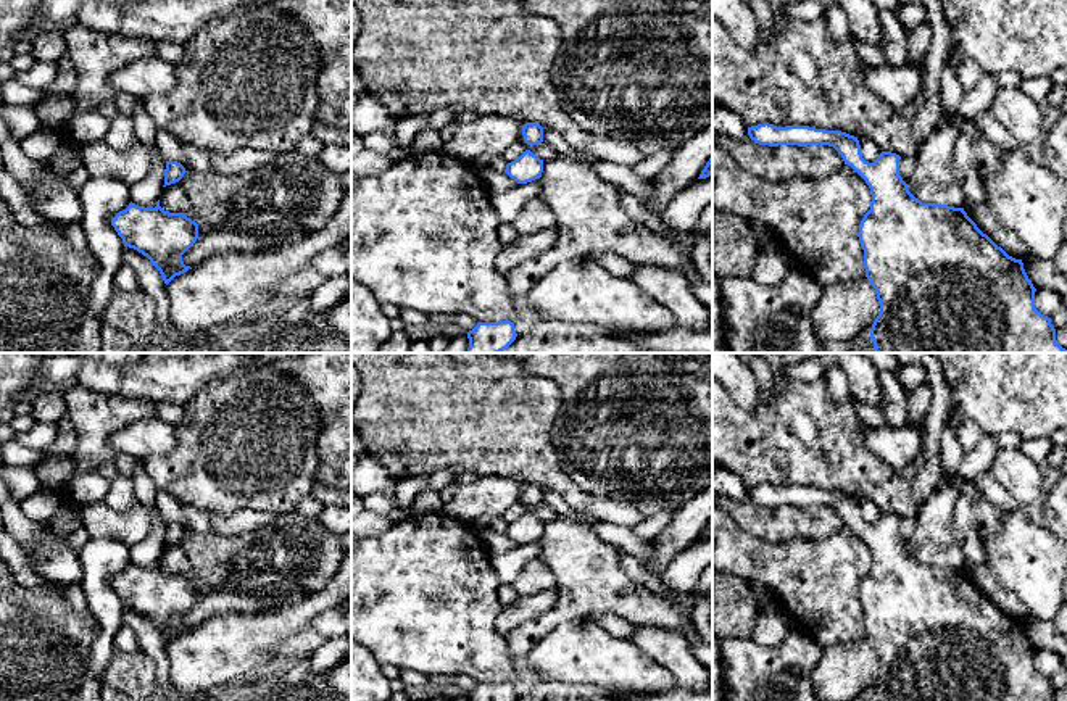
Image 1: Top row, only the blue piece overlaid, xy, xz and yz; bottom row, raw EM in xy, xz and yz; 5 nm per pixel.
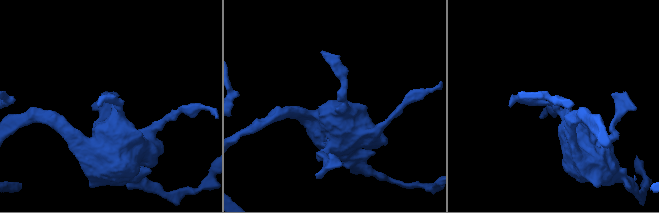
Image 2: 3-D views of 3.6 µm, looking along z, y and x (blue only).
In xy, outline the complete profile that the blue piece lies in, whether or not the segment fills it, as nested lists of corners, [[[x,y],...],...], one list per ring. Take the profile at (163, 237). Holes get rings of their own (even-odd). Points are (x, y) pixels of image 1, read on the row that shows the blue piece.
[[[160,200],[155,208],[139,206],[129,203],[129,206],[119,211],[111,226],[122,239],[124,247],[134,248],[150,259],[150,263],[160,271],[164,284],[168,285],[176,276],[181,276],[192,269],[182,261],[182,255],[193,247],[198,239],[198,224],[187,218],[184,213],[169,213],[160,206]]]

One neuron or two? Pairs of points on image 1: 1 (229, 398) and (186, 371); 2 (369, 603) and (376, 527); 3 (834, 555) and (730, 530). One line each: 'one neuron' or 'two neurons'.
1: two neurons
2: two neurons
3: one neuron

